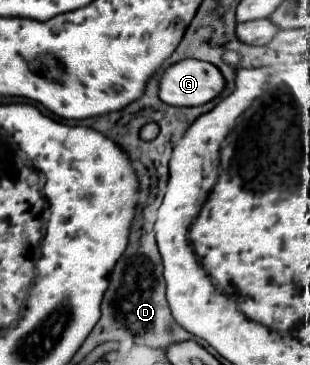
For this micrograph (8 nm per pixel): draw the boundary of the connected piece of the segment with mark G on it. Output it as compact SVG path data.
M202 60L172 64L160 78L160 100L172 106L200 106L214 100L224 88L222 72Z

